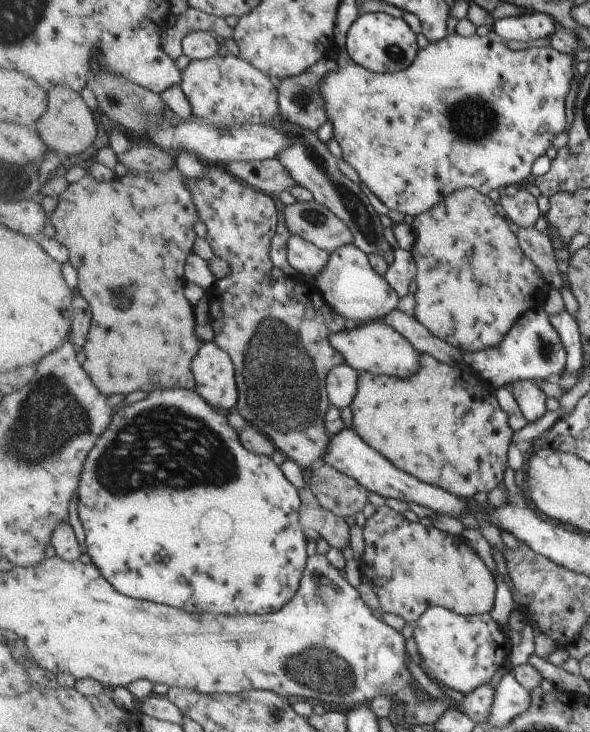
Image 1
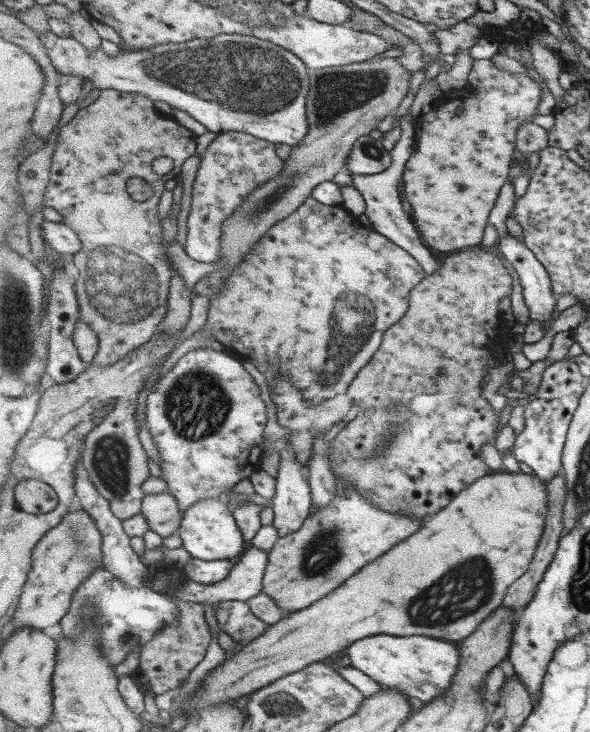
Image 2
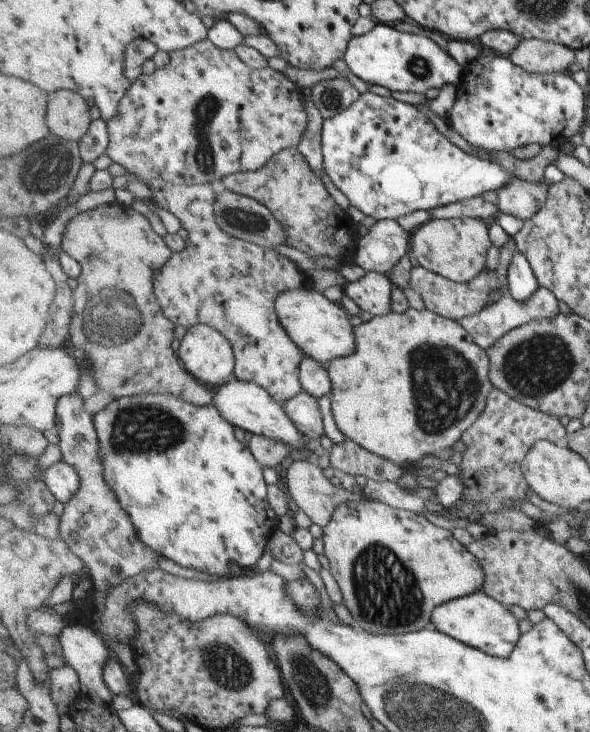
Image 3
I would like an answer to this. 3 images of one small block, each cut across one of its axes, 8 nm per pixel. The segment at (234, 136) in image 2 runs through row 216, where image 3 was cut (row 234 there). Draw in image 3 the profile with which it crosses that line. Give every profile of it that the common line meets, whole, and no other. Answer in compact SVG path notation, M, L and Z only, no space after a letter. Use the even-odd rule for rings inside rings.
M165 179L151 181L149 186L156 204L173 212L188 232L187 246L171 255L156 274L156 295L166 316L187 329L198 324L219 329L235 351L235 376L259 383L278 400L296 397L303 390L300 364L305 354L280 321L276 298L287 289L305 287L307 277L274 248L237 238L219 226L216 221L219 186L173 185Z

